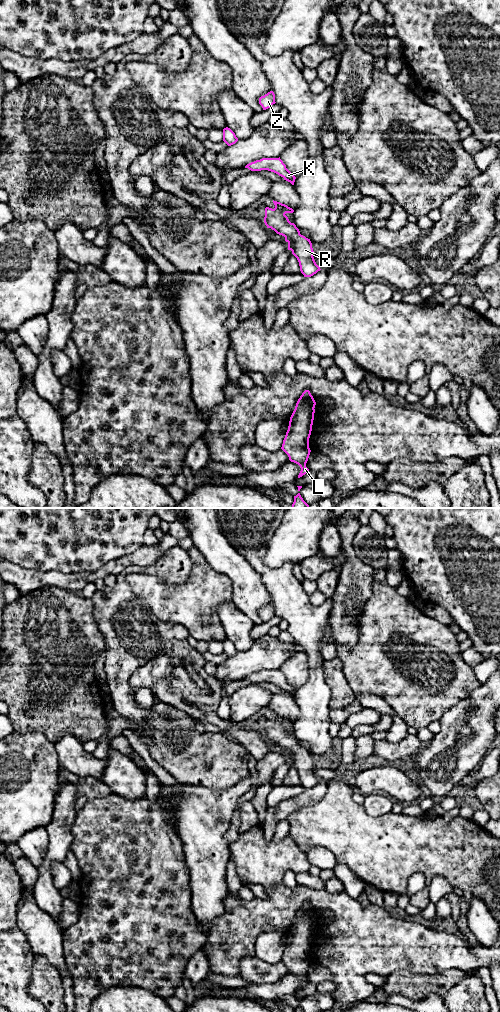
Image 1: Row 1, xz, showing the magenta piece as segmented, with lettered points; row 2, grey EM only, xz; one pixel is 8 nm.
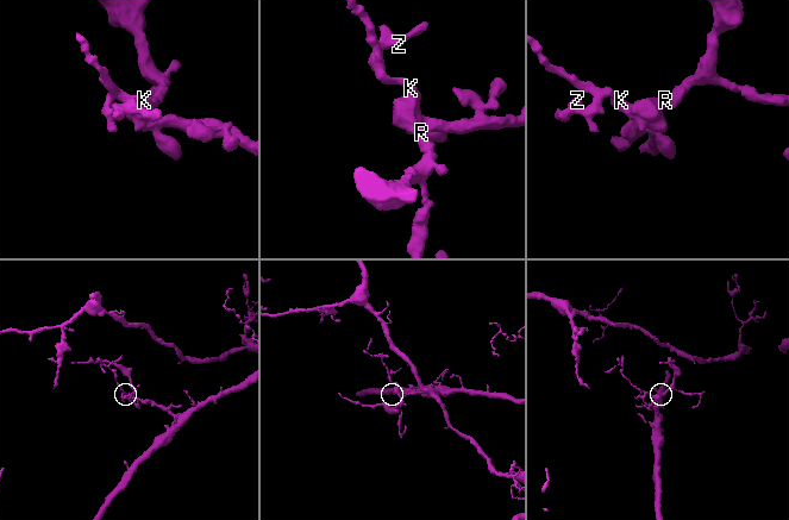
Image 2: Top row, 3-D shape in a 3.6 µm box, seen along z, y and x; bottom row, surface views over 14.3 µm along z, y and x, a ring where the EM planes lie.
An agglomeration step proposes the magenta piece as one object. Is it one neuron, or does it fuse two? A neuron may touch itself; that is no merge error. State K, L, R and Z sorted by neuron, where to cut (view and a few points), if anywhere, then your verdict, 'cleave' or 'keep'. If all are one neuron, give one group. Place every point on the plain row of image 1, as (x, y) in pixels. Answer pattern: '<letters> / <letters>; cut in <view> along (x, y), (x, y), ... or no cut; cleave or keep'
K L R Z; no cut; keep

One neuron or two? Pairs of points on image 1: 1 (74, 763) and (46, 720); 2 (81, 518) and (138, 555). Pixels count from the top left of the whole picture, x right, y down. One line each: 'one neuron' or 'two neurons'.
1: two neurons
2: two neurons

